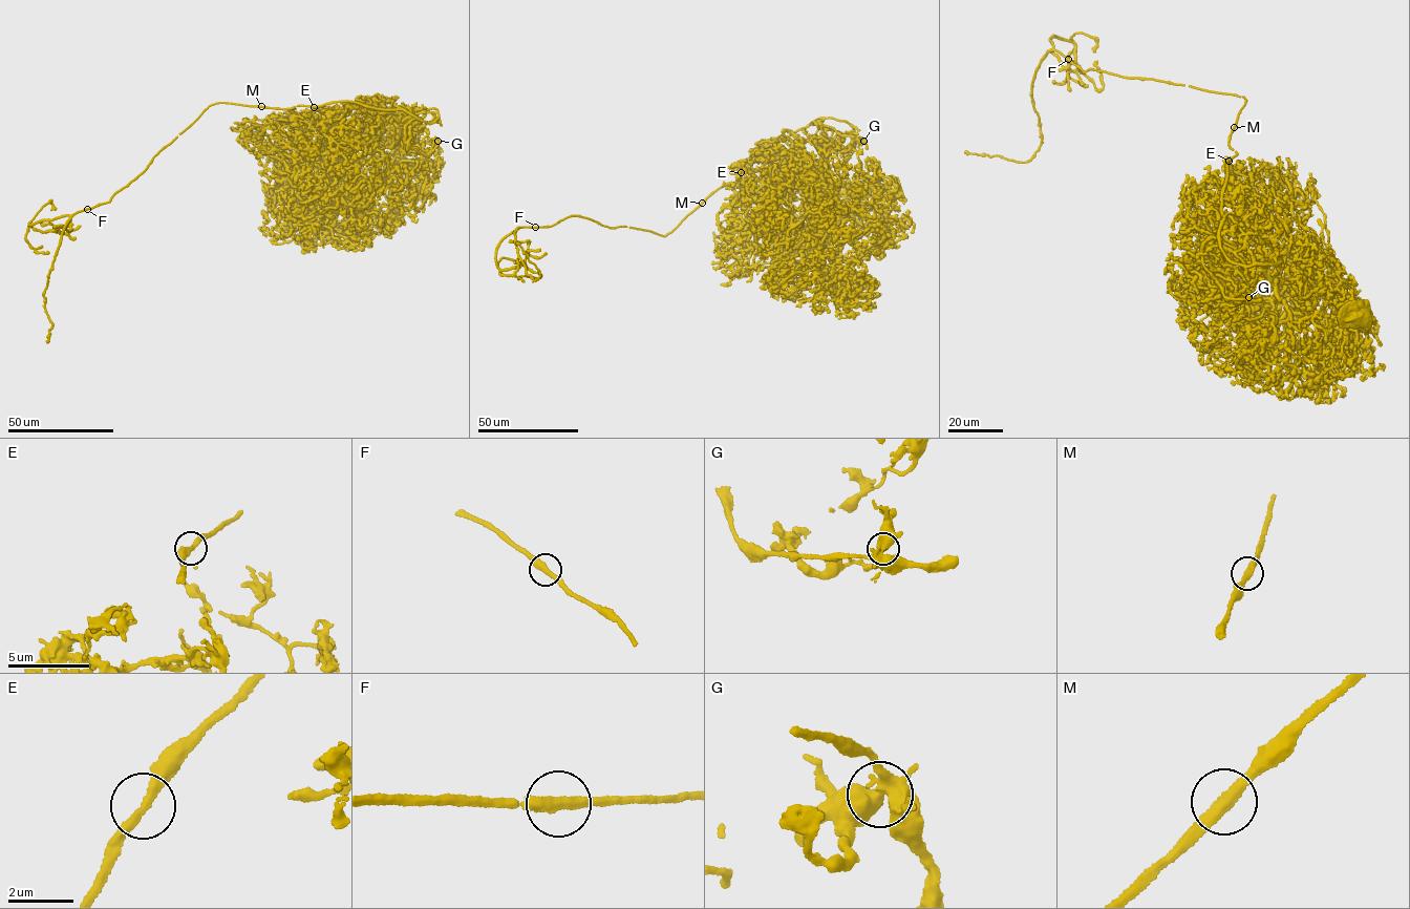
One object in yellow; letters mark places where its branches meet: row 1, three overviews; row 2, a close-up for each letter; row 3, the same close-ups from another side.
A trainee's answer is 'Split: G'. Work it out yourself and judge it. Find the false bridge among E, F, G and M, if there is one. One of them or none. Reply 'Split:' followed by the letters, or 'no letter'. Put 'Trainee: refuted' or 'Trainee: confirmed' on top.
Trainee: confirmed
Split: G

